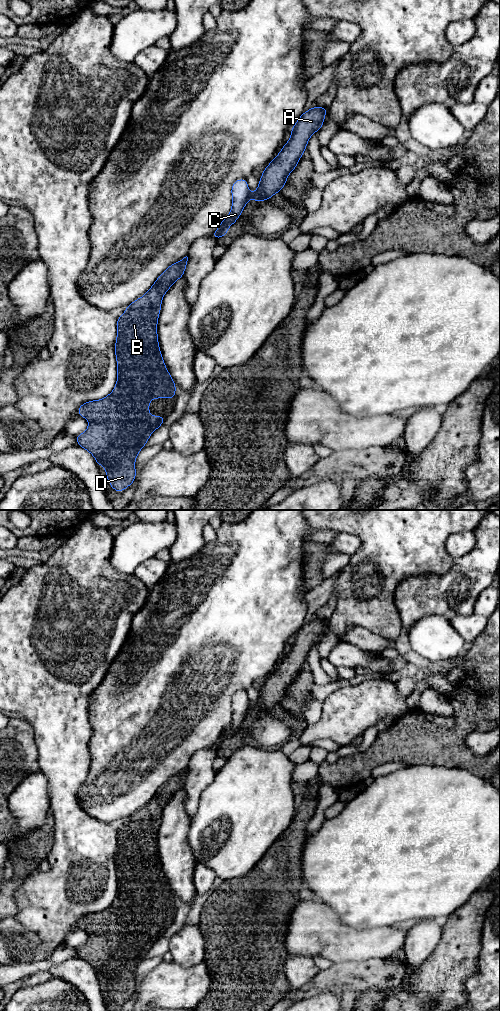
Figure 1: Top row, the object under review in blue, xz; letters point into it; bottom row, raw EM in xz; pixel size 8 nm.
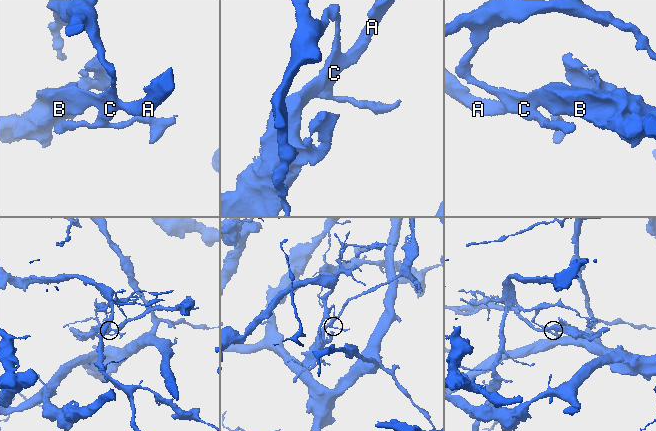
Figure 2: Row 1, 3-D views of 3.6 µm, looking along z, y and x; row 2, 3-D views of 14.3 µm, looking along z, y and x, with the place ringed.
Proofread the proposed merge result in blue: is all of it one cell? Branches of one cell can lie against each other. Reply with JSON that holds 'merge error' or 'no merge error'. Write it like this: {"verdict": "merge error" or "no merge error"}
{"verdict": "merge error"}

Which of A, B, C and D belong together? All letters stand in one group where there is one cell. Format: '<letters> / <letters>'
A B D / C

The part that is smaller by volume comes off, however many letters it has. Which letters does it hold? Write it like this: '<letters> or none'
A, B, D

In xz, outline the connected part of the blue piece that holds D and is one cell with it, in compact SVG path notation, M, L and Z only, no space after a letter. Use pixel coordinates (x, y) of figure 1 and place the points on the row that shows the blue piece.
M188 257L169 266L154 282L148 292L126 307L126 311L117 319L117 339L115 356L117 359L117 382L114 390L101 400L92 400L80 405L77 414L89 421L89 426L82 434L75 435L77 445L89 451L98 465L106 470L110 486L117 492L122 492L136 478L135 460L139 451L145 446L152 432L157 430L165 420L165 416L149 414L151 399L176 397L176 384L170 376L159 348L157 323L161 311L161 302L169 288L181 277L187 266Z

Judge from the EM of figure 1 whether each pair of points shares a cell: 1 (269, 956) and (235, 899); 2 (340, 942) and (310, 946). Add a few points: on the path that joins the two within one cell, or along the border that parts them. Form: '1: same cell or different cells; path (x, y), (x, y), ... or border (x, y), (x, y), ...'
1: same cell; path (255, 942), (244, 931), (244, 913)
2: same cell; path (333, 942), (317, 942)

